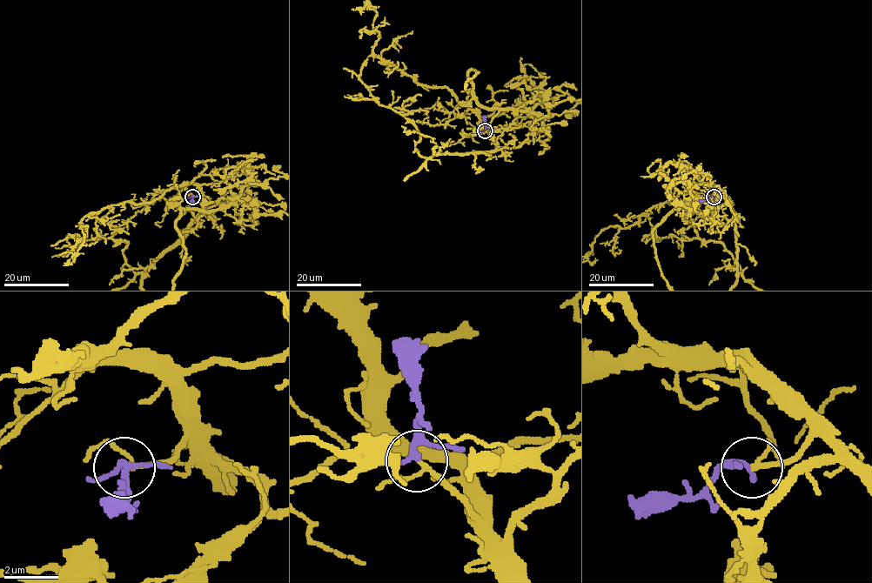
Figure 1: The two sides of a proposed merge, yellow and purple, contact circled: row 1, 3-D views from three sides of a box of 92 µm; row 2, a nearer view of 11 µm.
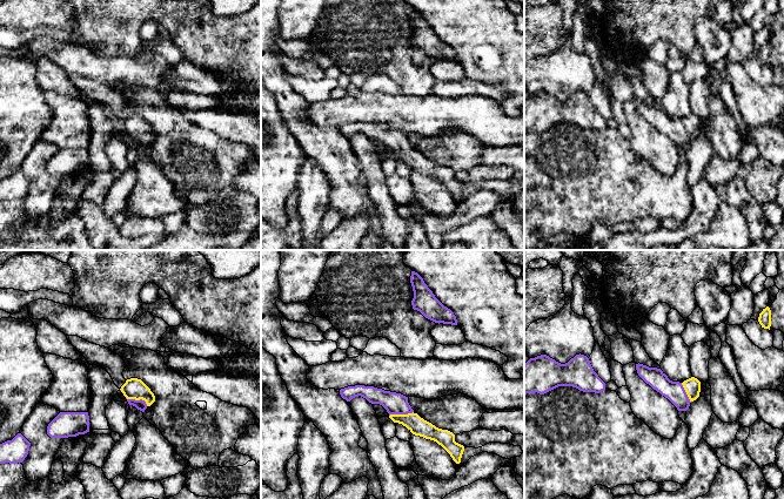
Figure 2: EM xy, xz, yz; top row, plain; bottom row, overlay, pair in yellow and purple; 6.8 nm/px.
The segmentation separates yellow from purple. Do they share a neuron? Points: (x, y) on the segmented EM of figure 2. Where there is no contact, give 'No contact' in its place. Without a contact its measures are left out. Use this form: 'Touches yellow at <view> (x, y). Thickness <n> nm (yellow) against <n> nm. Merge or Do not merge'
Touches yellow at xz (401, 415). Thickness 120 nm (yellow) against 150 nm. Merge

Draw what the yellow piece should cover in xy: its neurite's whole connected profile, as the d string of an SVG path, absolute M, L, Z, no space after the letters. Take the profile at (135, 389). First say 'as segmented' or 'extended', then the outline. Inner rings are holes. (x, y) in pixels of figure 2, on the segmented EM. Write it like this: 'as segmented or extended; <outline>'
extended; M138 378L127 379L120 391L123 393L129 405L135 406L142 412L155 402L154 393Z

